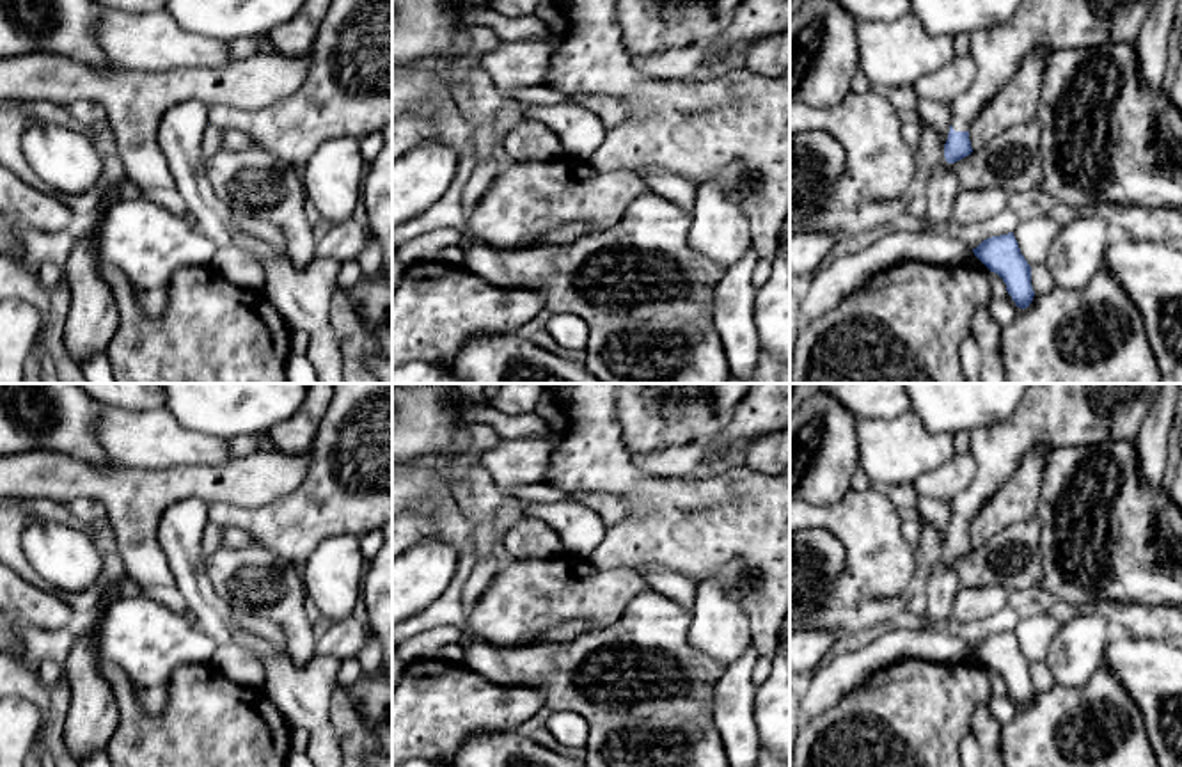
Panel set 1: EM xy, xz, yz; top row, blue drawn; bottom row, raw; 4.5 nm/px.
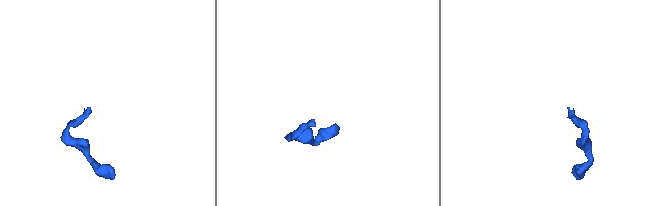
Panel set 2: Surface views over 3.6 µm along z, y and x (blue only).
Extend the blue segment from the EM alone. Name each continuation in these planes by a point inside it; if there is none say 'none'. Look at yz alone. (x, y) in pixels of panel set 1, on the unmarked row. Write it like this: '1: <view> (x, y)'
1: yz (1053, 416)

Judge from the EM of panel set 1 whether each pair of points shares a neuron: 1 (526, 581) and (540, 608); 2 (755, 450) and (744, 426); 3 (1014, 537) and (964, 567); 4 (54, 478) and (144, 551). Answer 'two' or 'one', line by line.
1: one
2: two
3: one
4: one

